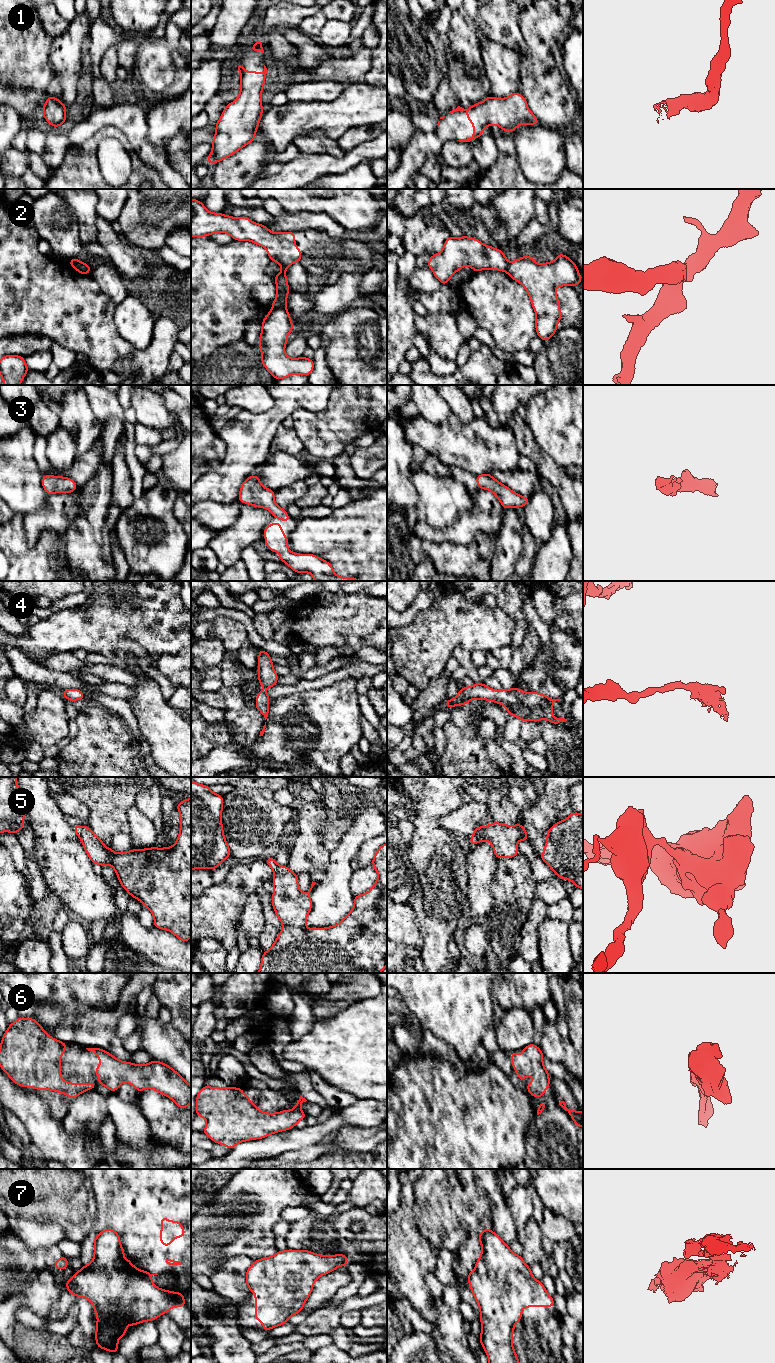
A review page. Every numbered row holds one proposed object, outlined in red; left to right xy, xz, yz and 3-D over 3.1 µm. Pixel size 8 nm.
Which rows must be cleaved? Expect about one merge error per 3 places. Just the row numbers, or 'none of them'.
2, 5, 7

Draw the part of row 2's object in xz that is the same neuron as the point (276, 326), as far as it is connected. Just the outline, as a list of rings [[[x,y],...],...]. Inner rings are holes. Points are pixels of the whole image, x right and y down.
[[[286,308],[272,309],[263,319],[259,338],[262,365],[276,380],[293,374],[308,377],[314,369],[313,360],[304,356],[293,359],[285,354],[287,336],[292,331],[293,323]]]

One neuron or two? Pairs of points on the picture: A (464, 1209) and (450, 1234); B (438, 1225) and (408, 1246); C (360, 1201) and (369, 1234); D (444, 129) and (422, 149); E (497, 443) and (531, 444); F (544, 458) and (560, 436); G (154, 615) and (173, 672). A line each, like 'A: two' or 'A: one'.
A: one
B: two
C: two
D: one
E: two
F: two
G: two

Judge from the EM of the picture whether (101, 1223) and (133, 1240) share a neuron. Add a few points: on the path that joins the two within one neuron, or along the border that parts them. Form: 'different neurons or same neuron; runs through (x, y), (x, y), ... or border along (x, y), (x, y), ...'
same neuron; runs through (109, 1223), (116, 1223), (125, 1232)

